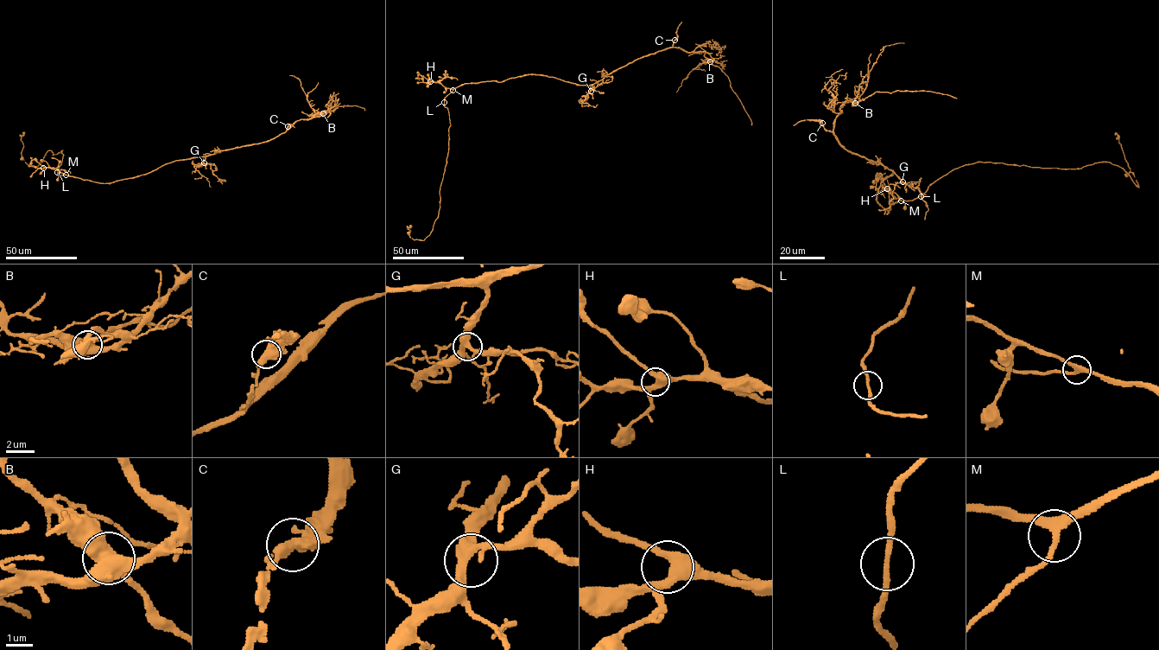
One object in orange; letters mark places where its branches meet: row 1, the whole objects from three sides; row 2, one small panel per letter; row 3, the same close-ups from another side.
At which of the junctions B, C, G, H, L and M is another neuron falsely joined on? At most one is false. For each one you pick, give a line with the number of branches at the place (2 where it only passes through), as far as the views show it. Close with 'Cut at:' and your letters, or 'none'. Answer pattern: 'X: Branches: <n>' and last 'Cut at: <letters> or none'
B: Branches: 5
Cut at: B

